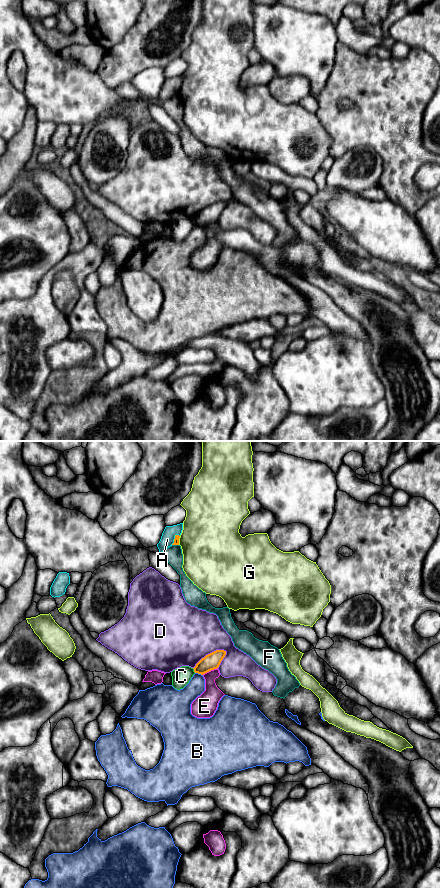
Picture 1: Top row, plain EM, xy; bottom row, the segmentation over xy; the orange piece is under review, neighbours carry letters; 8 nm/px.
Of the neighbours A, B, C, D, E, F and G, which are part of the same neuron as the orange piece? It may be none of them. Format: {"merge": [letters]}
{"merge": []}

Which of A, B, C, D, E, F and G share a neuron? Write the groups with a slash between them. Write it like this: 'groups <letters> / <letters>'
groups A / B / C / D / E / F / G

